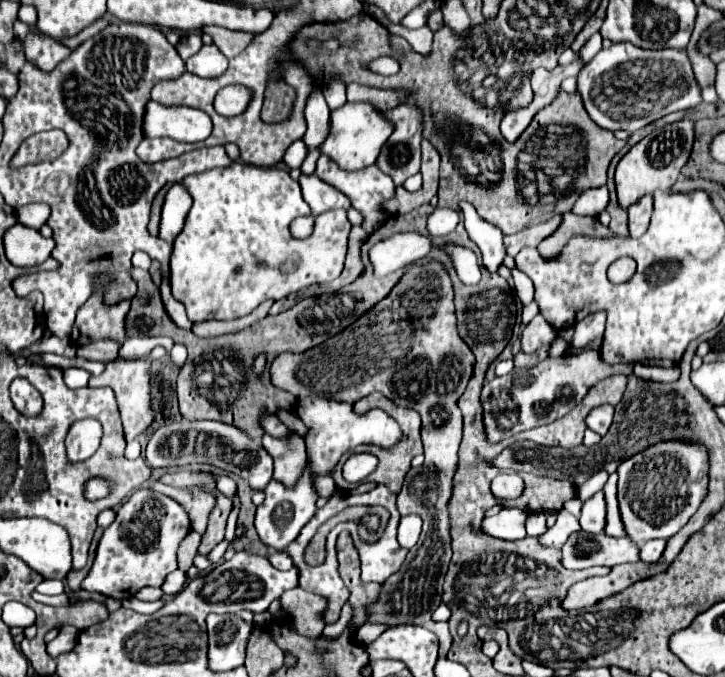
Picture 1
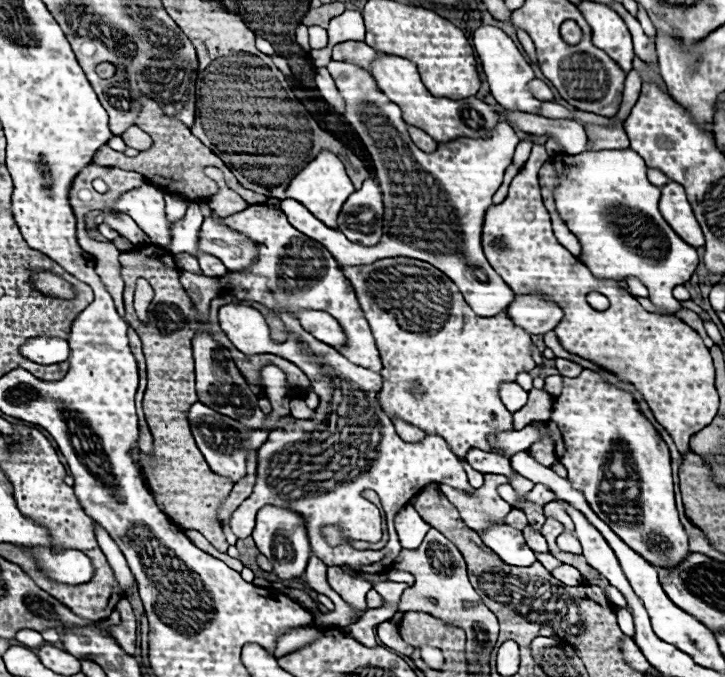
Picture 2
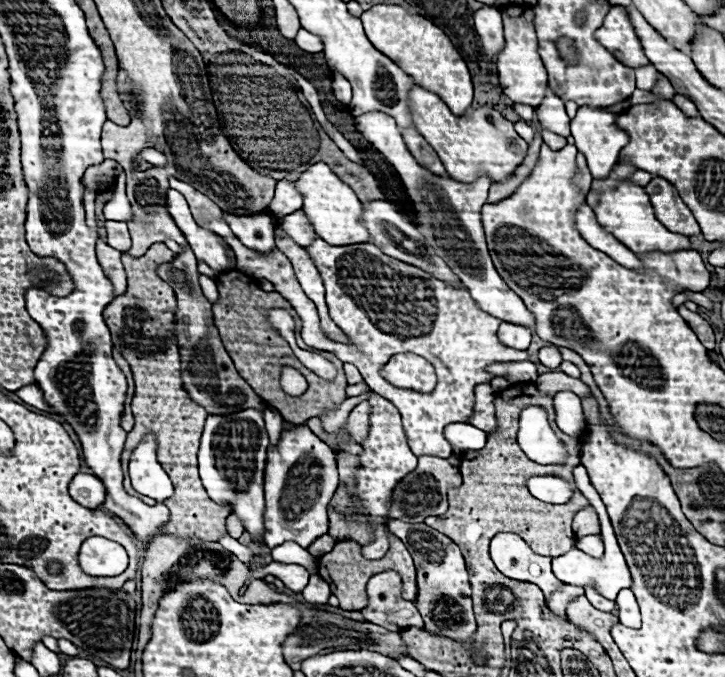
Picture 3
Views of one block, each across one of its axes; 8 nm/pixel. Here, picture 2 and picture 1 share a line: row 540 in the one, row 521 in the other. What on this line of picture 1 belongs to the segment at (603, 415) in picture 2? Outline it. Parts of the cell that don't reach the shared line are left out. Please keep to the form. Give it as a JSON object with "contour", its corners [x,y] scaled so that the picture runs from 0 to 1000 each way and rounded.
{"contour":[[[921,650],[913,656],[902,656],[883,671],[874,671],[872,677],[861,679],[852,688],[852,742],[858,768],[866,786],[866,795],[886,804],[891,798],[902,795],[924,795],[930,792],[963,753],[963,744],[974,736],[977,721],[977,668],[971,656],[963,653],[946,653],[946,650]]]}

